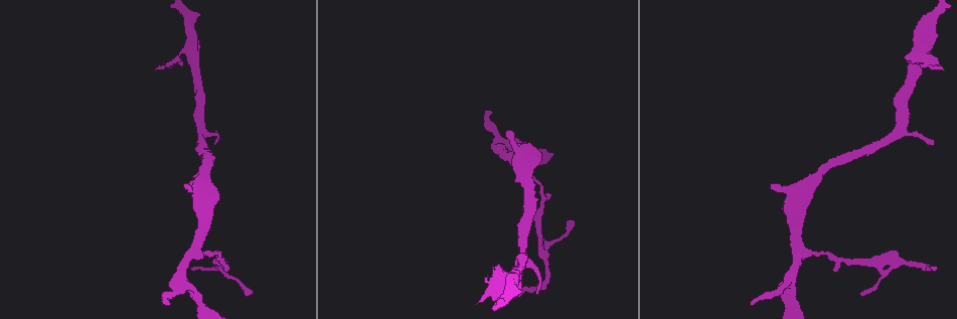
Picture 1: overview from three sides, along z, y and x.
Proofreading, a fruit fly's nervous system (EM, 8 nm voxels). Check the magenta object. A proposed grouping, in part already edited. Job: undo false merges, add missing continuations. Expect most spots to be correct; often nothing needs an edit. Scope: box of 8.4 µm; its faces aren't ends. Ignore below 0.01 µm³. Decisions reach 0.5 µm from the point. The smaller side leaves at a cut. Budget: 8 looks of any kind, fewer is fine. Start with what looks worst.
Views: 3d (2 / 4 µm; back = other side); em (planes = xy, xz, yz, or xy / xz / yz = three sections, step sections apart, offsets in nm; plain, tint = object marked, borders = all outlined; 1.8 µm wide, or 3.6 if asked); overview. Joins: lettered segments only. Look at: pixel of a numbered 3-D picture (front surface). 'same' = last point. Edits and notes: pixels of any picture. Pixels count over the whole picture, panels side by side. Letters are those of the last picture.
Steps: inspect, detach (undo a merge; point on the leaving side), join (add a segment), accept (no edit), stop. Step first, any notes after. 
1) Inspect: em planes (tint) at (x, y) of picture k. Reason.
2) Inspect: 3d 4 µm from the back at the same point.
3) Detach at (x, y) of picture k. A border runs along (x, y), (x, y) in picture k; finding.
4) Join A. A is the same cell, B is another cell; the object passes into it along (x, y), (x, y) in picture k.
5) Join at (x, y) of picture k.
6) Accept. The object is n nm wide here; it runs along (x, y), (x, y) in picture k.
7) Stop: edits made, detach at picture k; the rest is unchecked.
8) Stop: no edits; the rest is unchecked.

Inspect: 3d 2 µm at (179, 278) of picture 1.

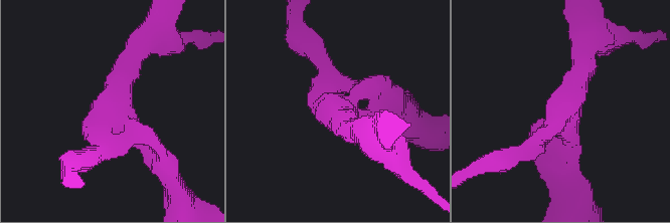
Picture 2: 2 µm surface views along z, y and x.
Inspect: em xy step 16 (tint) at (343, 111) of picture 2. 3 arms meet here; the arms are 190, 220, 260 nm wide; shape alone is not enough.

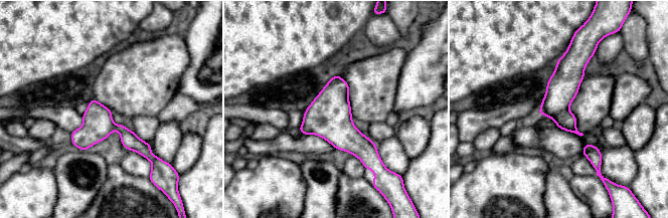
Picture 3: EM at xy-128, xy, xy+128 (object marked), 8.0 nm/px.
Inspect: em xy step 16 (borders) at the same point.

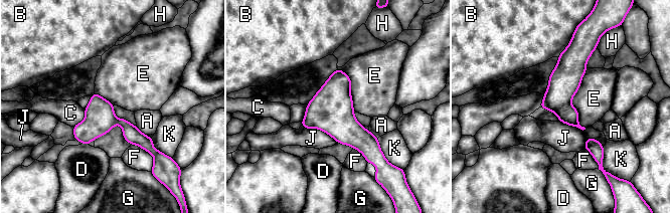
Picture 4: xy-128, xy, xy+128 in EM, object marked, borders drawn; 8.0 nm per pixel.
Accept. The longest contact is with E, 480 nm; A, B, C, D, E, F, G, H, J and K are other cells; it runs along (75, 128), (121, 122), (151, 150) in picture 4; one neuron here.

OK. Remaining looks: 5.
Inspect: em planes (plain) at (548, 279) of picture 1. Sharp bend.

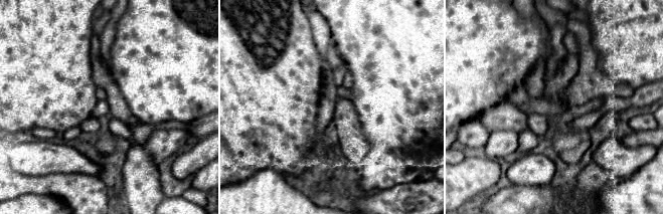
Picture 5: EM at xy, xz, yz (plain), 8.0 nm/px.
Inspect: em planes (tint) at the same point.

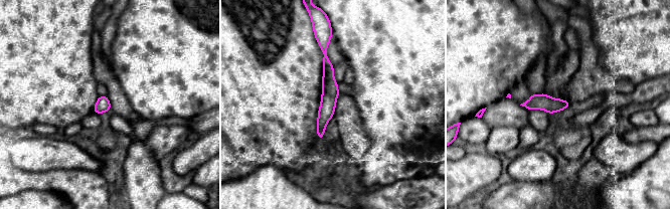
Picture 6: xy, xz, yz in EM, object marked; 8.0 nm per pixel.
Inspect: em planes (borders) at the same point. See the neighbours.

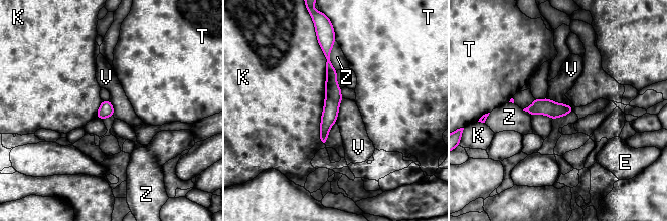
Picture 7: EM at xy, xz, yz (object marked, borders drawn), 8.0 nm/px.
Accept. The object is 120 nm wide here; E, K, T, V and Z are other cells; continuous, no second neuron.

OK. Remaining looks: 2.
Inspect: em planes (plain) at (931, 141) of picture 1. Free end.

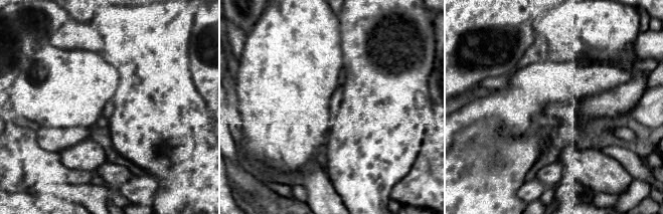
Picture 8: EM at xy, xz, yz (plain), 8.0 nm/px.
Inspect: em planes (borders) at the same point. See the neighbours.

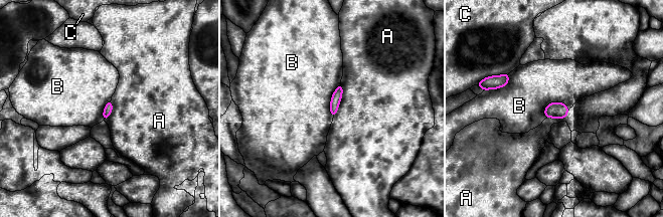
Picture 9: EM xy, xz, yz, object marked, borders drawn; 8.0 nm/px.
Accept. The object is 70 nm wide here; A, B and C are other cells; none of them fits.

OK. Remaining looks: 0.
Stop: no edits; the rest is unchecked.

